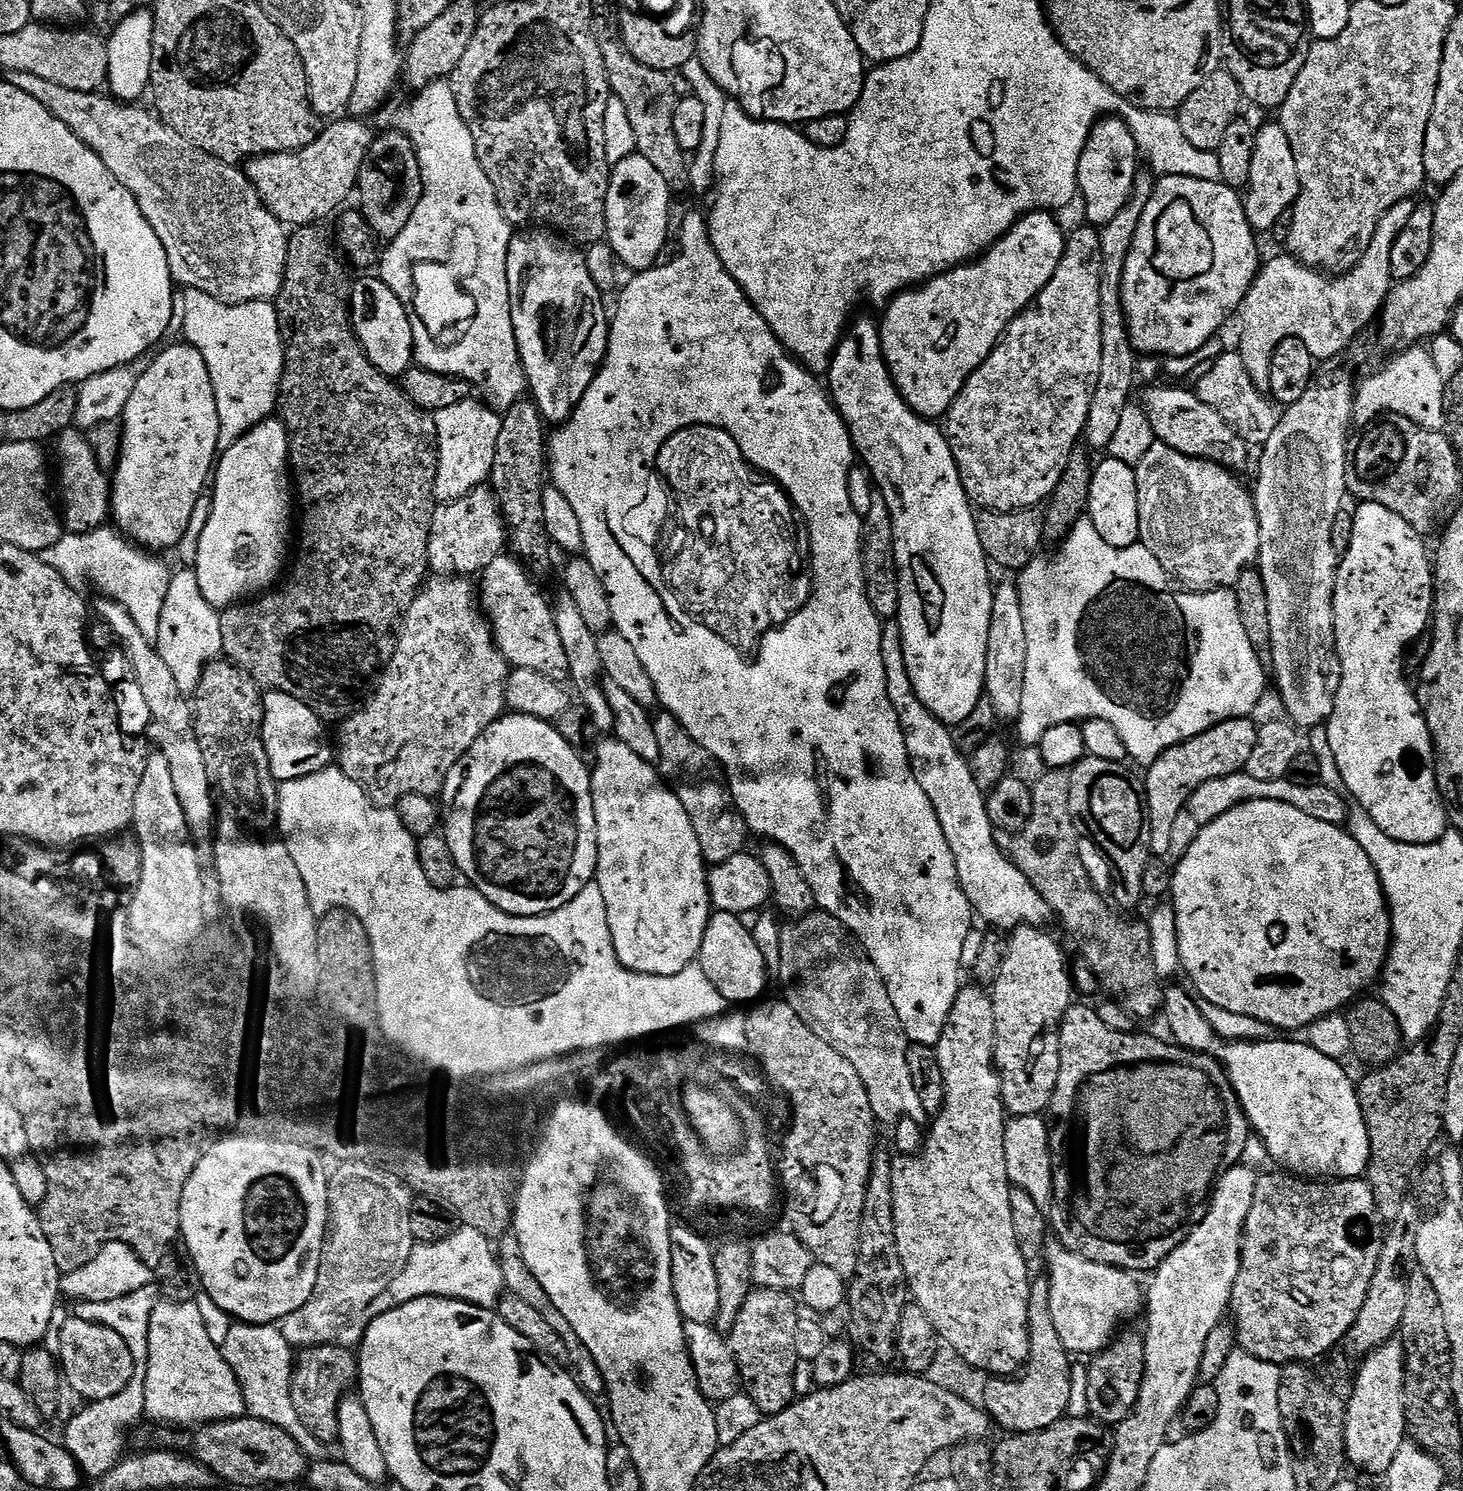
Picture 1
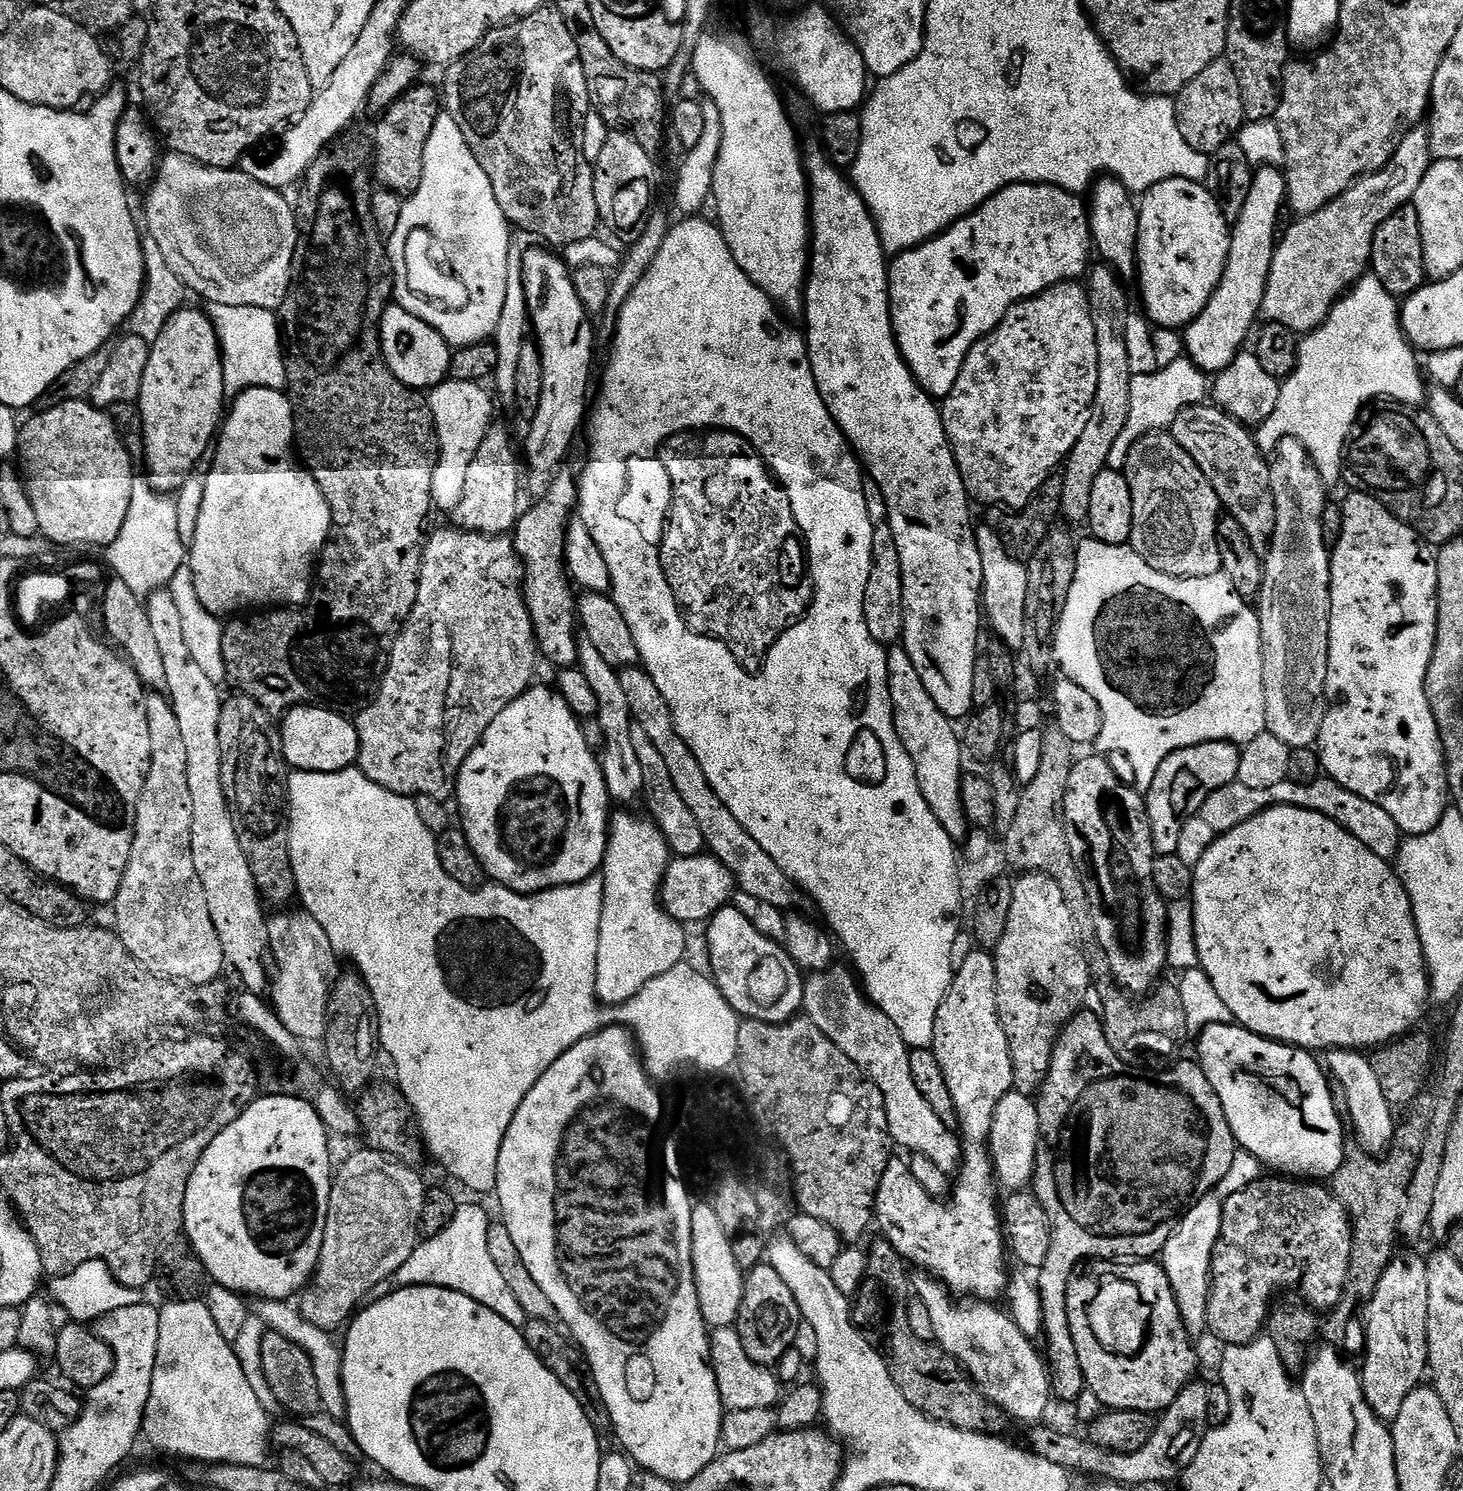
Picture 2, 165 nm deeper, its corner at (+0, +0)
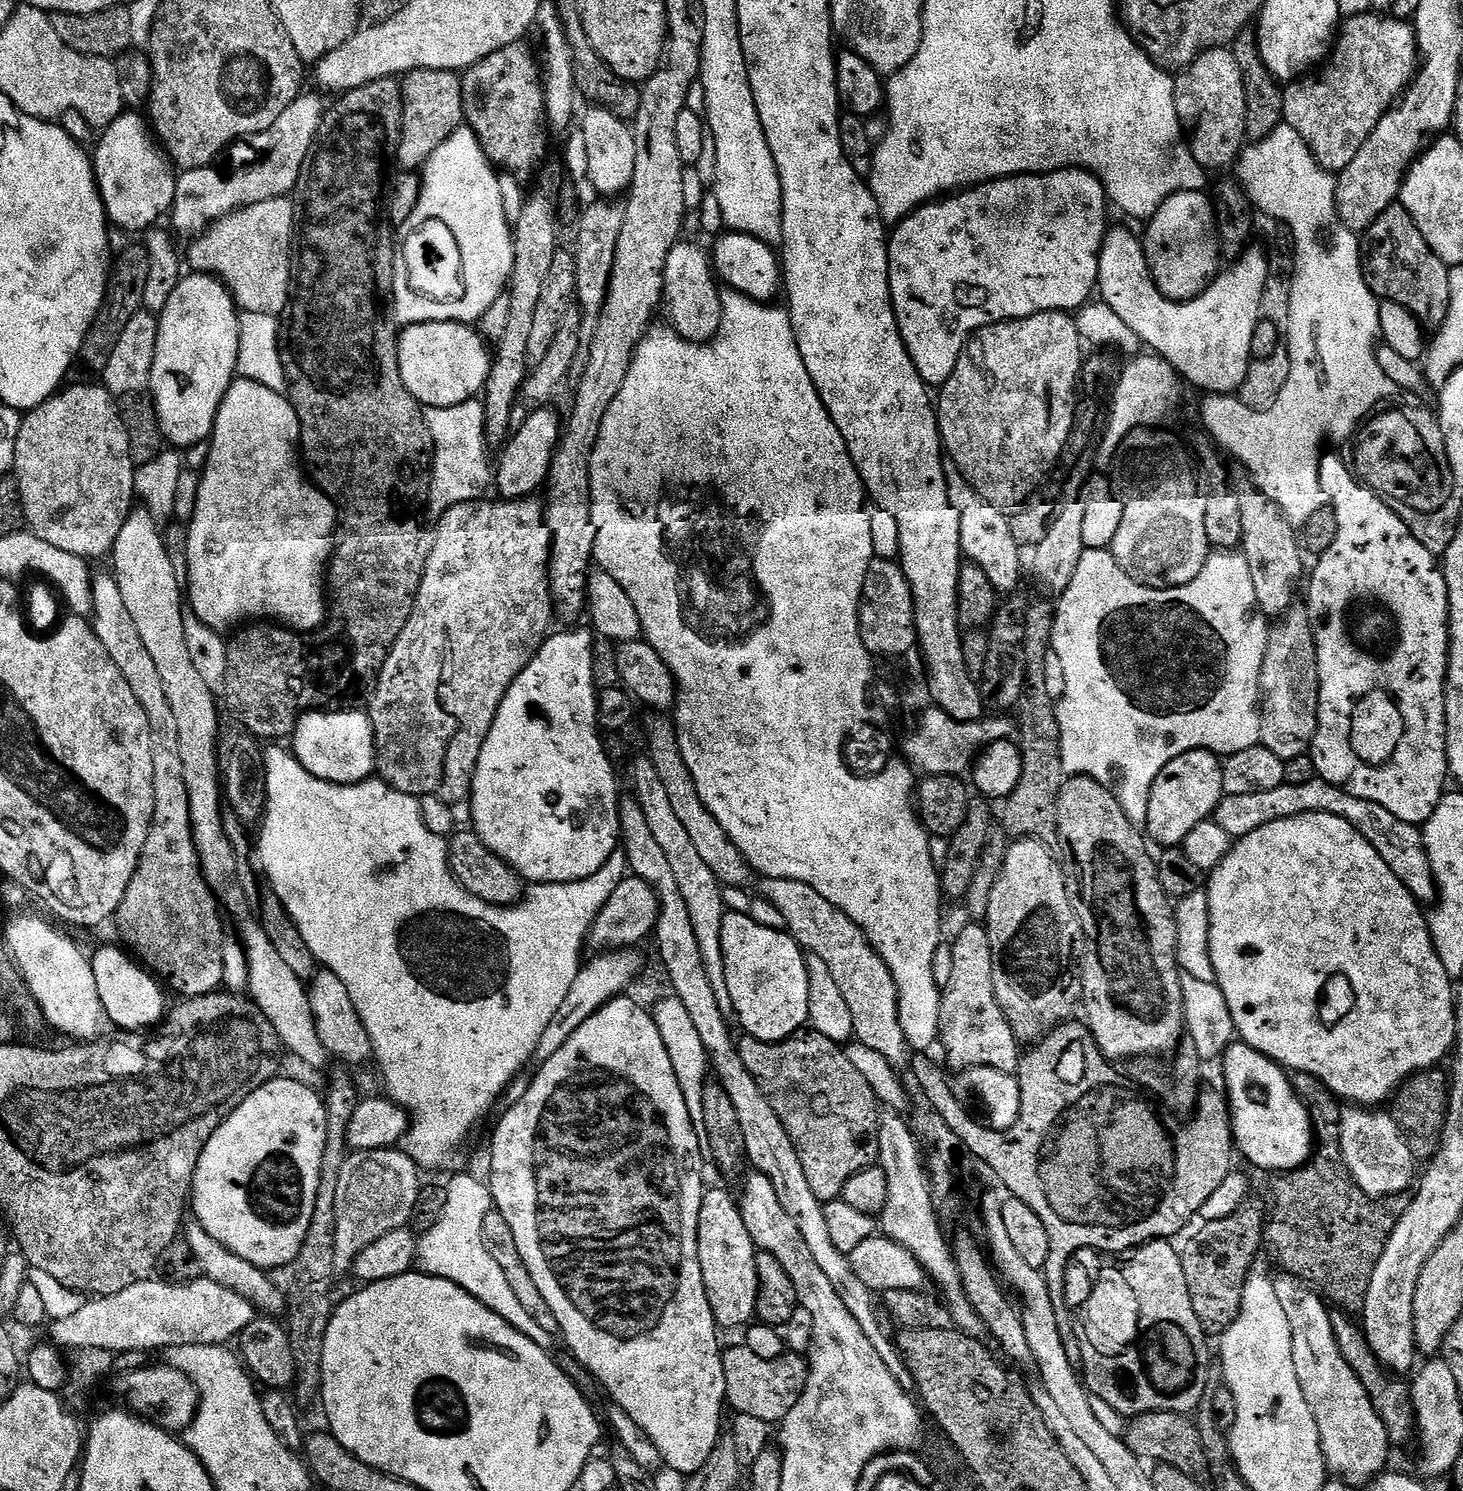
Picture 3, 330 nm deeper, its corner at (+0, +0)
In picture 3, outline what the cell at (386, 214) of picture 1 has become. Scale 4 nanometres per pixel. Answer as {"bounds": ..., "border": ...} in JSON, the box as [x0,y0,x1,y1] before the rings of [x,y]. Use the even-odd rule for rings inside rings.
{"bounds":[394,68,464,170],"border":[[[416,68],[403,77],[404,113],[400,127],[400,144],[394,149],[395,159],[404,170],[423,169],[424,163],[464,124],[462,106],[462,79],[457,73],[446,70]]]}

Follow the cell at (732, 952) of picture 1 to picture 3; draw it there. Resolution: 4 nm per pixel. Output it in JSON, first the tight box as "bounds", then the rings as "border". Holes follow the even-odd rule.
{"bounds":[722,911,810,1044],"border":[[[725,911],[722,918],[722,958],[726,958],[726,986],[730,986],[730,998],[736,1007],[735,1015],[740,1016],[740,1024],[745,1029],[747,1035],[758,1038],[767,1044],[779,1044],[781,1040],[786,1040],[790,1036],[796,1035],[808,1024],[808,1011],[810,1010],[810,978],[808,977],[808,962],[806,953],[801,948],[798,941],[795,940],[787,931],[770,926],[762,926],[746,912]]]}

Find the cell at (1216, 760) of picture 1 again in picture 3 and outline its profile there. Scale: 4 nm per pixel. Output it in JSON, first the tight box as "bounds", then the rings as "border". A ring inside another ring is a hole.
{"bounds":[1146,748,1225,846],"border":[[[1199,748],[1174,758],[1174,762],[1167,764],[1162,774],[1158,774],[1150,790],[1146,828],[1152,831],[1151,839],[1164,844],[1160,846],[1183,845],[1186,834],[1190,834],[1198,822],[1209,819],[1225,795],[1224,765],[1216,753],[1209,748]]]}

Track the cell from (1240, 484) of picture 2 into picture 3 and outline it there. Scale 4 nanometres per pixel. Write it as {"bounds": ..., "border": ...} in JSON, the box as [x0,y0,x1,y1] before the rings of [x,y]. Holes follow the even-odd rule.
{"bounds":[1236,486,1304,618],"border":[[[1242,486],[1236,488],[1238,502],[1242,506],[1242,530],[1244,539],[1242,541],[1243,553],[1248,557],[1248,564],[1252,567],[1252,577],[1254,578],[1254,592],[1258,594],[1258,606],[1269,618],[1283,617],[1289,608],[1293,607],[1296,596],[1296,583],[1300,580],[1300,575],[1304,572],[1304,560],[1300,557],[1302,553],[1302,540],[1298,535],[1297,525],[1288,521],[1288,513],[1283,512],[1280,507],[1266,494],[1255,486]]]}

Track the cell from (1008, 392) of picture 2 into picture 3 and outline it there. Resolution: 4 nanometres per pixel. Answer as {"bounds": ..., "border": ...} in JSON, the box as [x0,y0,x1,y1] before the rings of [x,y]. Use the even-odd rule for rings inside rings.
{"bounds":[938,312,1086,510],"border":[[[1039,312],[1033,316],[1027,316],[1021,320],[1003,320],[1001,324],[988,324],[985,328],[979,328],[969,339],[963,354],[958,358],[958,366],[952,377],[939,389],[938,419],[940,422],[940,439],[947,459],[954,461],[958,470],[974,486],[974,490],[986,502],[990,502],[995,508],[1011,510],[1032,495],[1041,484],[1045,483],[1048,471],[1057,467],[1062,446],[1070,438],[1070,430],[1076,421],[1078,411],[1078,385],[1082,380],[1082,369],[1086,359],[1086,351],[1082,345],[1082,337],[1078,334],[1078,326],[1075,319],[1066,312]]]}

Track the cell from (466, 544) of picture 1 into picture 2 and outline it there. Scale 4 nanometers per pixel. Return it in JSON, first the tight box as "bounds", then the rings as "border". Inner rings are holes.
{"bounds":[450,422,522,536],"border":[[[493,422],[482,438],[480,448],[466,470],[466,490],[462,502],[450,513],[451,523],[464,532],[481,532],[487,536],[511,533],[522,515],[520,508],[520,468],[516,465],[518,448],[512,445],[512,432],[506,425]]]}

